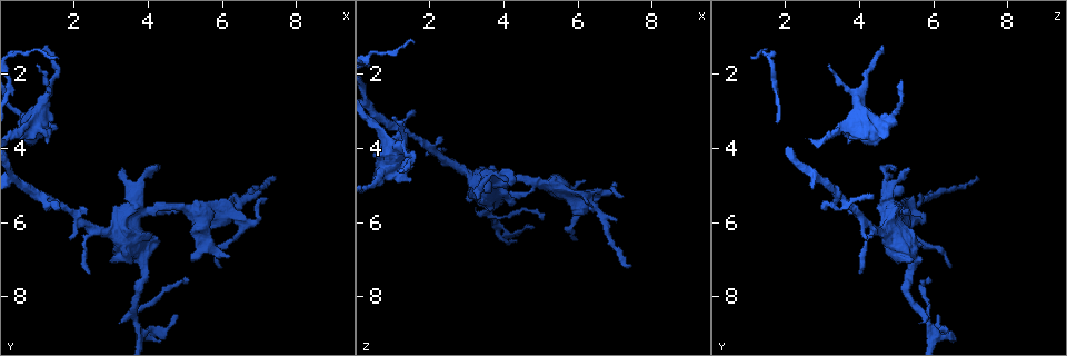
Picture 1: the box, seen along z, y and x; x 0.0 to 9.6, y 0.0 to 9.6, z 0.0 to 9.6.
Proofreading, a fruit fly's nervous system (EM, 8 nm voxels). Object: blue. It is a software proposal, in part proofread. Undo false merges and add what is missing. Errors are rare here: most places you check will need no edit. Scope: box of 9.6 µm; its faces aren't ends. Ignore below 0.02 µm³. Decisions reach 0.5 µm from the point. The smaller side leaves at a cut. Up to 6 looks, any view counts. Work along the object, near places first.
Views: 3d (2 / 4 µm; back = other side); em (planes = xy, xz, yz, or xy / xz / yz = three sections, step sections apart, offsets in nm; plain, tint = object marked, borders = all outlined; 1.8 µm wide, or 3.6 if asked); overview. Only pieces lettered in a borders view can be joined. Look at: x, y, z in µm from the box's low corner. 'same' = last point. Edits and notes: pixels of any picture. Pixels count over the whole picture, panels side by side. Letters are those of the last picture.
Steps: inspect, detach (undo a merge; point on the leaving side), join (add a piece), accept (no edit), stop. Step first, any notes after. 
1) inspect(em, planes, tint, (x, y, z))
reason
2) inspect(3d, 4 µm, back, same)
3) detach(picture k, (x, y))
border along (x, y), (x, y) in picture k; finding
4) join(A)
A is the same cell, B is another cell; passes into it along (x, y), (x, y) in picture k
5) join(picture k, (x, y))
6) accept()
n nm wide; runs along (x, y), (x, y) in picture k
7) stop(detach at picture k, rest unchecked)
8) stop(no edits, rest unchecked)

inspect(3d, 4 µm, (1.30, 3.90, 3.70))
branch stops here

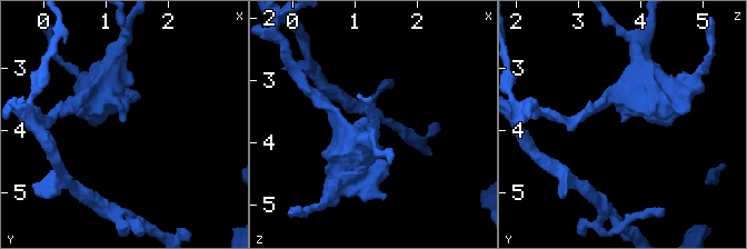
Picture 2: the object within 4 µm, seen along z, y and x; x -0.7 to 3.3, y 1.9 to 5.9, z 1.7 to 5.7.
inspect(em, planes, borders, (1.25, 3.90, 3.65))

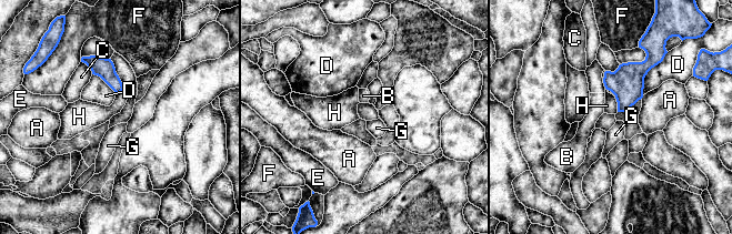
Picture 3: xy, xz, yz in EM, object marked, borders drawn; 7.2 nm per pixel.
accept()
A, B, C, D, E, F, G and H are other cells; border along (614, 97), (618, 103), (618, 111) in picture 3; no lettered piece goes on from it

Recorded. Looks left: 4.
inspect(em, 3.6 µm, planes, borders, (4.25, 4.70, 4.90))
an open end

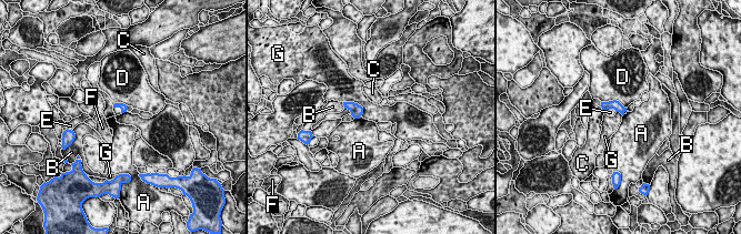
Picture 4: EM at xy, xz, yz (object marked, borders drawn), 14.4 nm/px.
accept()
D touches over 400 nm; A, B, C, D, E, F and G are other cells; no lettered piece goes on from it

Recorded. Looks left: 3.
inspect(em, xy, step 8, tint, (3.75, 8.95, 6.05))
abrupt turn

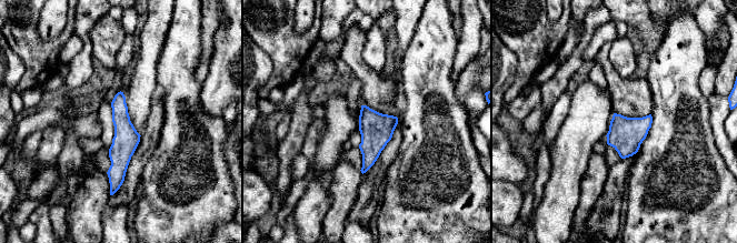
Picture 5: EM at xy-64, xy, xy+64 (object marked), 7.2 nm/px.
inspect(em, planes, borders, same)
another direction

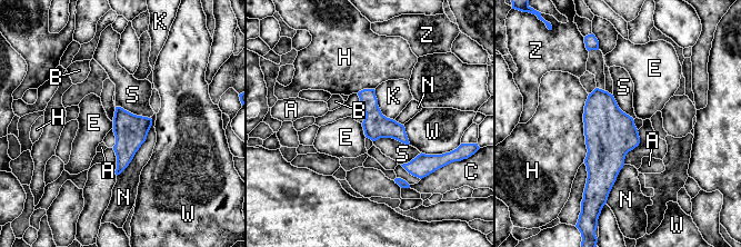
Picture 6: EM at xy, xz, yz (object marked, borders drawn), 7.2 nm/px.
accept()
H touches over 500 nm; A, B, C, E, H, K, N, S, W and Z are other cells; border along (361, 124), (367, 137) in picture 6; continuous, no second neuron

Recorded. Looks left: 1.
stop(no edits, rest unchecked)

